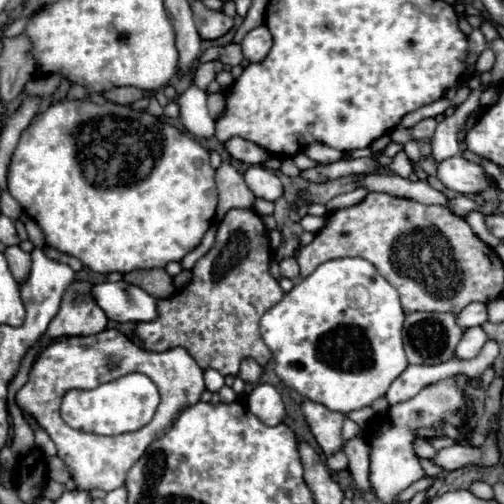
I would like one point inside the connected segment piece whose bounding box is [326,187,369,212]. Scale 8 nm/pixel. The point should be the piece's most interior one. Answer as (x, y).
(349, 199)

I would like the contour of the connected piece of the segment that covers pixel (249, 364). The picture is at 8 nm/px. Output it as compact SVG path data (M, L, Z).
M248 358L248 360L242 362L238 376L240 376L246 384L258 384L258 382L260 382L260 376L262 376L262 368L260 368L252 358Z

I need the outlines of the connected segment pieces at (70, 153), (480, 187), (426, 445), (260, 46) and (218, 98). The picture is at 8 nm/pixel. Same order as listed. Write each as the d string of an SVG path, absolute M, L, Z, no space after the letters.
M62 100L50 106L44 114L36 116L32 124L22 132L20 142L12 154L10 170L8 170L8 192L20 202L24 212L42 228L48 246L78 258L86 268L100 274L110 274L110 272L128 274L134 270L164 268L168 262L180 262L188 252L192 252L200 244L202 236L212 226L216 216L216 204L218 204L218 192L214 184L214 170L210 166L210 154L200 142L194 140L192 134L180 132L178 128L162 122L160 118L150 116L148 112L134 112L130 106L122 106L116 102L98 106L94 102L84 102L84 100Z
M462 154L442 160L438 166L438 180L442 180L446 188L460 194L480 194L494 188L494 182L486 176L486 170L480 164L466 160Z
M420 438L414 442L414 448L416 448L416 452L418 452L418 456L420 456L420 458L428 458L428 460L430 460L430 458L434 458L434 456L436 456L436 452L438 452L430 442L420 440Z
M264 24L250 30L242 40L242 52L248 62L260 62L262 58L266 58L270 48L272 48L272 34Z
M218 92L218 94L210 94L208 96L208 112L212 118L218 118L224 110L224 94Z

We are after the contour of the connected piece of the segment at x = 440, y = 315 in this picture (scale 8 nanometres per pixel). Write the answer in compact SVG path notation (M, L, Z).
M412 312L404 322L404 350L410 364L442 364L454 358L454 350L464 336L452 312Z

